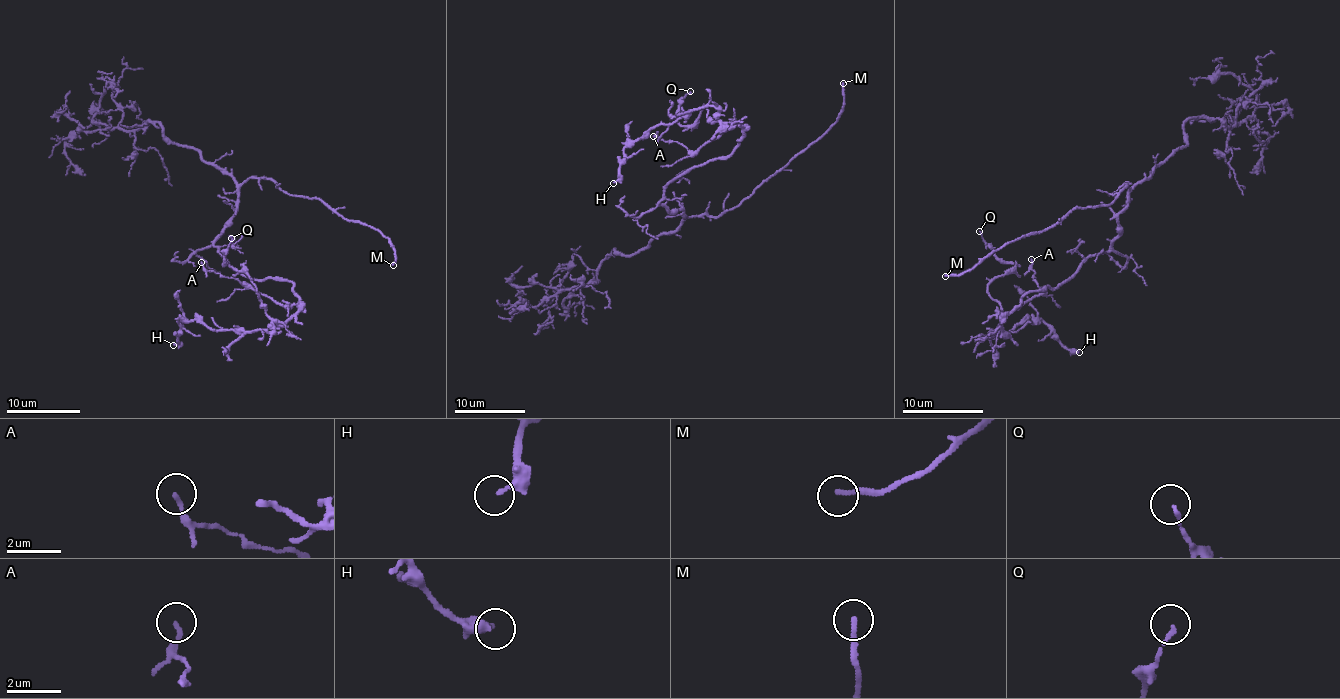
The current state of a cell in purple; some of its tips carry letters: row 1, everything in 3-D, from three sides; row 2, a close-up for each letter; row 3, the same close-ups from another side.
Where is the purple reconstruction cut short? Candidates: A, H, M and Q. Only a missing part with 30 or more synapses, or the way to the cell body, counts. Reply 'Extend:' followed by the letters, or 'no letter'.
Extend: M

